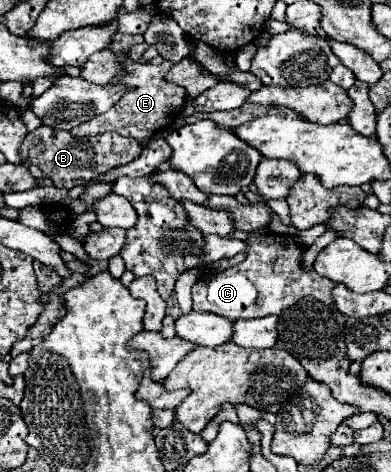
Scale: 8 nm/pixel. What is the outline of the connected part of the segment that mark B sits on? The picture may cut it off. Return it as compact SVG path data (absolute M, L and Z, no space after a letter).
M46 125L36 131L30 131L24 143L20 145L24 165L30 165L30 163L38 165L44 171L44 175L52 179L56 187L66 187L66 189L72 189L84 181L92 181L114 167L130 163L132 159L136 159L136 155L140 155L142 149L144 149L142 143L116 133L100 133L94 137L74 137L70 131L56 131Z

